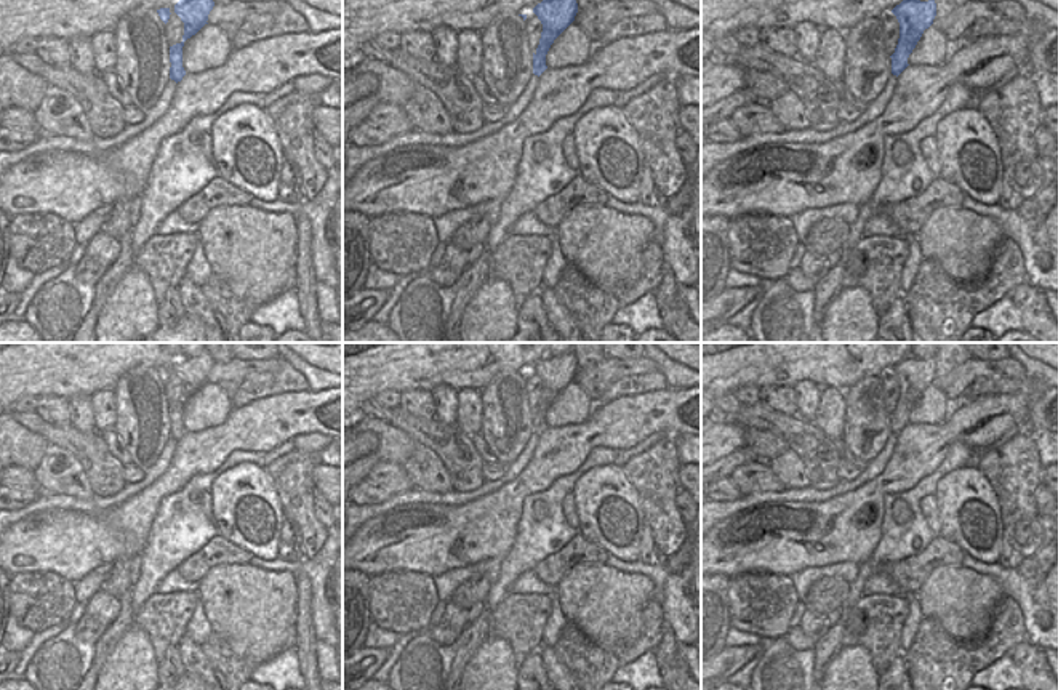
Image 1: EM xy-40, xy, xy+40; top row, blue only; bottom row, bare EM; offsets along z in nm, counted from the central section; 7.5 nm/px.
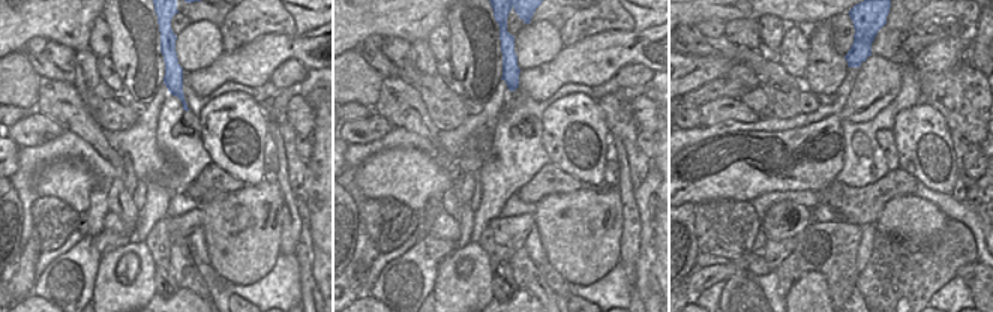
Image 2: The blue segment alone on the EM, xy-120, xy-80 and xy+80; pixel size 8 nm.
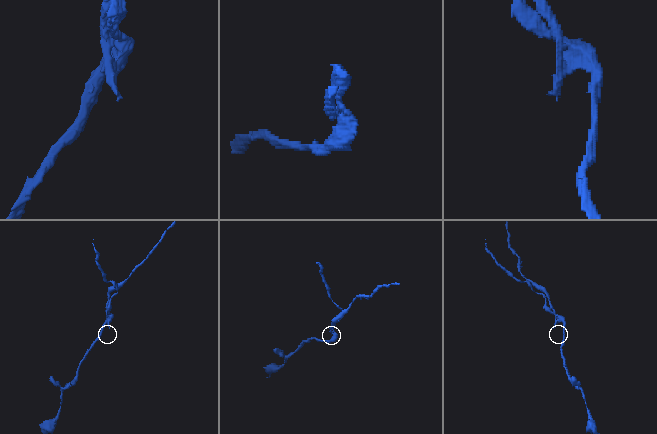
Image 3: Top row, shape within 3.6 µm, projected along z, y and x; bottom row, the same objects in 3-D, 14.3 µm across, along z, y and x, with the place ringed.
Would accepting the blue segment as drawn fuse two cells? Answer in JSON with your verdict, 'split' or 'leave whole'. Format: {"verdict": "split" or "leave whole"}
{"verdict": "split"}

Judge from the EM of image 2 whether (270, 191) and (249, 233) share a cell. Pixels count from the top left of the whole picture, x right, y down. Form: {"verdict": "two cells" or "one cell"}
{"verdict": "one cell"}

